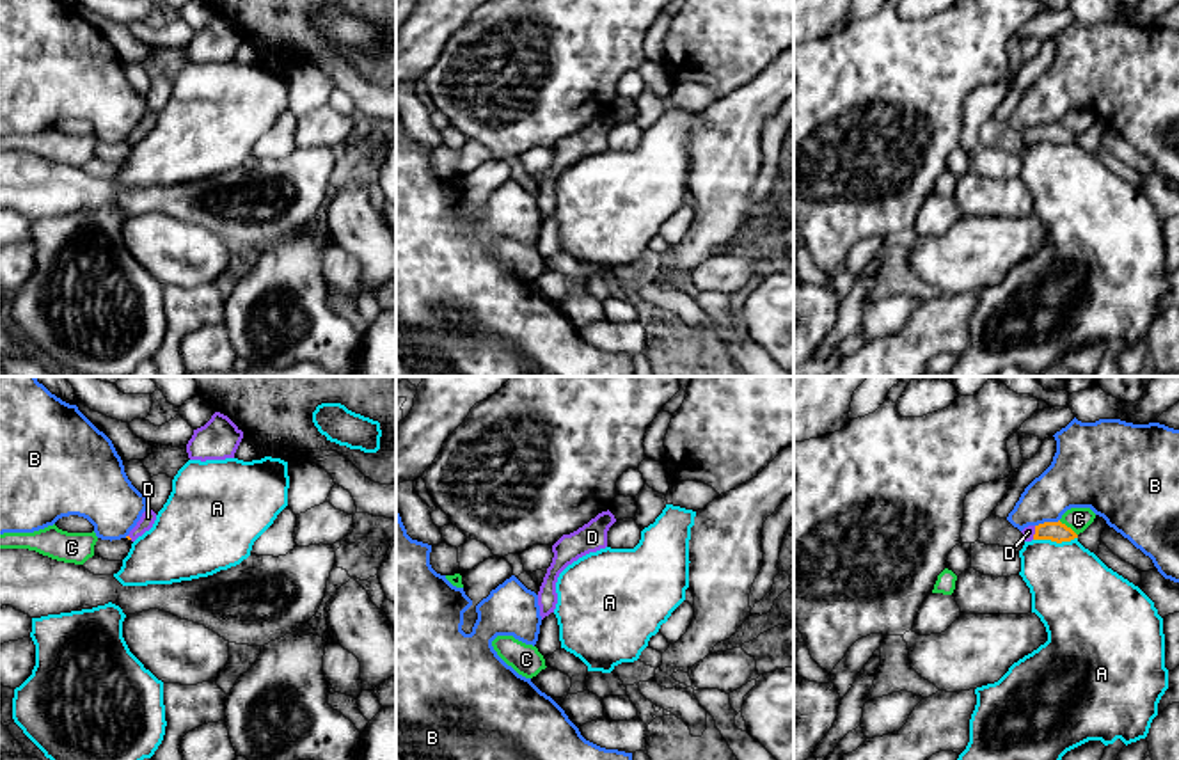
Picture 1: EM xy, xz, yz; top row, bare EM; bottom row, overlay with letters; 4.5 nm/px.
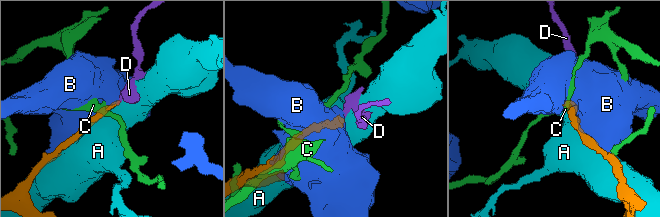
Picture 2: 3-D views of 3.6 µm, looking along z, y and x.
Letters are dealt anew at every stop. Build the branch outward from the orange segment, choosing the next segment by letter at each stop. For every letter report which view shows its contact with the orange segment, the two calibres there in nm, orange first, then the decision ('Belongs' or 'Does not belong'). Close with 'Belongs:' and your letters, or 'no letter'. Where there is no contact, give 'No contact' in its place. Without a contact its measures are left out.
A: Touches orange in yz. Thickness 90 nm (orange) against 380 nm. Does not belong
B: Touches orange in yz. Thickness 90 nm (orange) against 280 nm. Does not belong
C: Touches orange in yz. Thickness 90 nm (orange) against 110 nm. Does not belong
D: Touches orange in yz. Thickness 90 nm (orange) against 50 nm. Belongs
Belongs: D

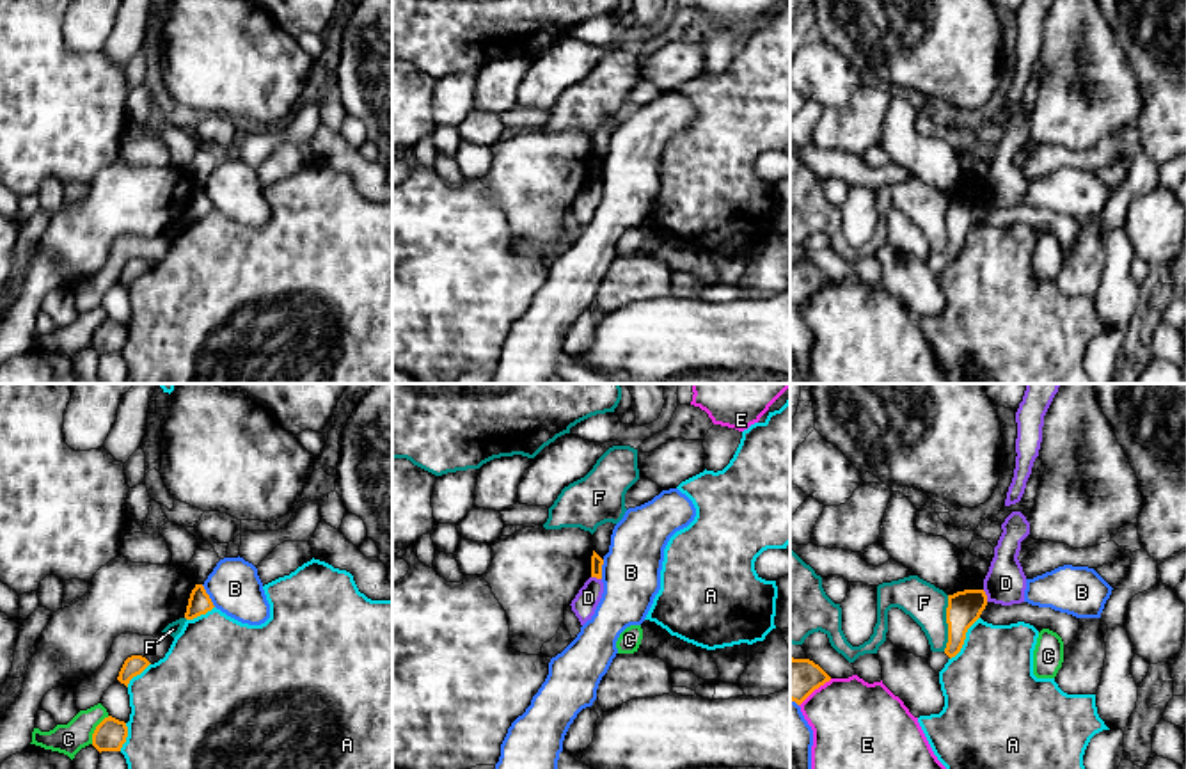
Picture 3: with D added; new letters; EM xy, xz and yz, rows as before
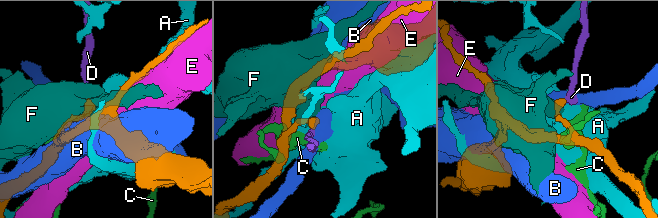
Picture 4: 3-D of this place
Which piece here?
A: Touches orange in yz. Thickness 160 nm (orange) against 420 nm. Does not belong
B: Touches orange in xy. Thickness 110 nm (orange) against 240 nm. Does not belong
C: Touches orange in xy. Thickness 150 nm (orange) against 140 nm. Does not belong
D: Touches orange in yz. Thickness 160 nm (orange) against 190 nm. Does not belong
E: Touches orange in yz. Thickness 190 nm (orange) against 400 nm. Does not belong
F: Touches orange in yz. Thickness 160 nm (orange) against 180 nm. Does not belong
Belongs: no letter

